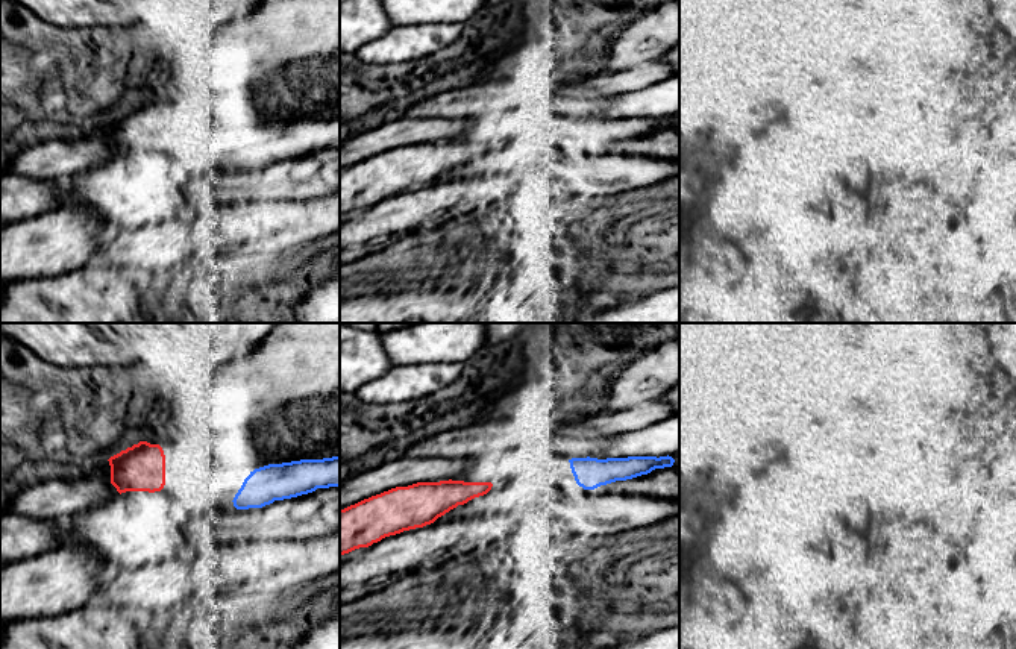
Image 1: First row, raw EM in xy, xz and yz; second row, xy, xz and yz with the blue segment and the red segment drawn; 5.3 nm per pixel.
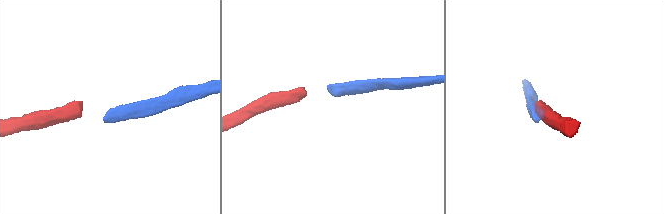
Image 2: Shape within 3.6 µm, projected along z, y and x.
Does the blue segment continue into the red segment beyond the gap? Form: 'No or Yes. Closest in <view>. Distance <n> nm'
Yes. Closest in xy. Distance 380 nm

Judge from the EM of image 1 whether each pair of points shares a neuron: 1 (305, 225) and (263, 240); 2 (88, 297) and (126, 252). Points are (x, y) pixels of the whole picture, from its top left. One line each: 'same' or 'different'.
1: same
2: different

